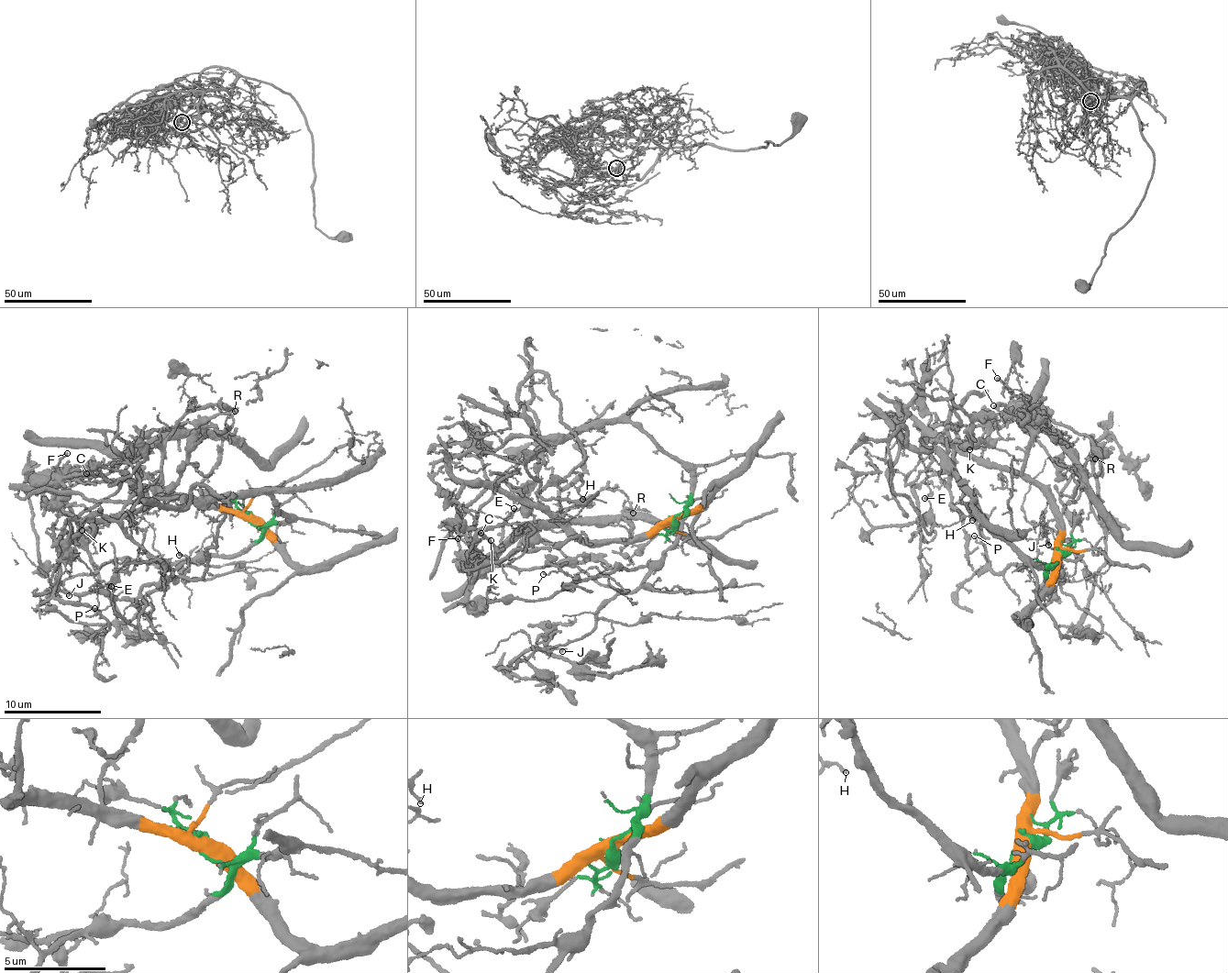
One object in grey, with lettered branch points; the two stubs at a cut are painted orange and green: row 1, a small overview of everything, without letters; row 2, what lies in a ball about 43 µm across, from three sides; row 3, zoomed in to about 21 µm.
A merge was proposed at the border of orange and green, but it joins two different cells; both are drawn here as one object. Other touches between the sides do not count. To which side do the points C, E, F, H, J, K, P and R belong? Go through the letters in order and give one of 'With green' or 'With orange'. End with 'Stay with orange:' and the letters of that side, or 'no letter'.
C: With orange
E: With orange
F: With orange
H: With green
J: With green
K: With orange
P: With green
R: With orange
Stay with orange: C, E, F, K, R

